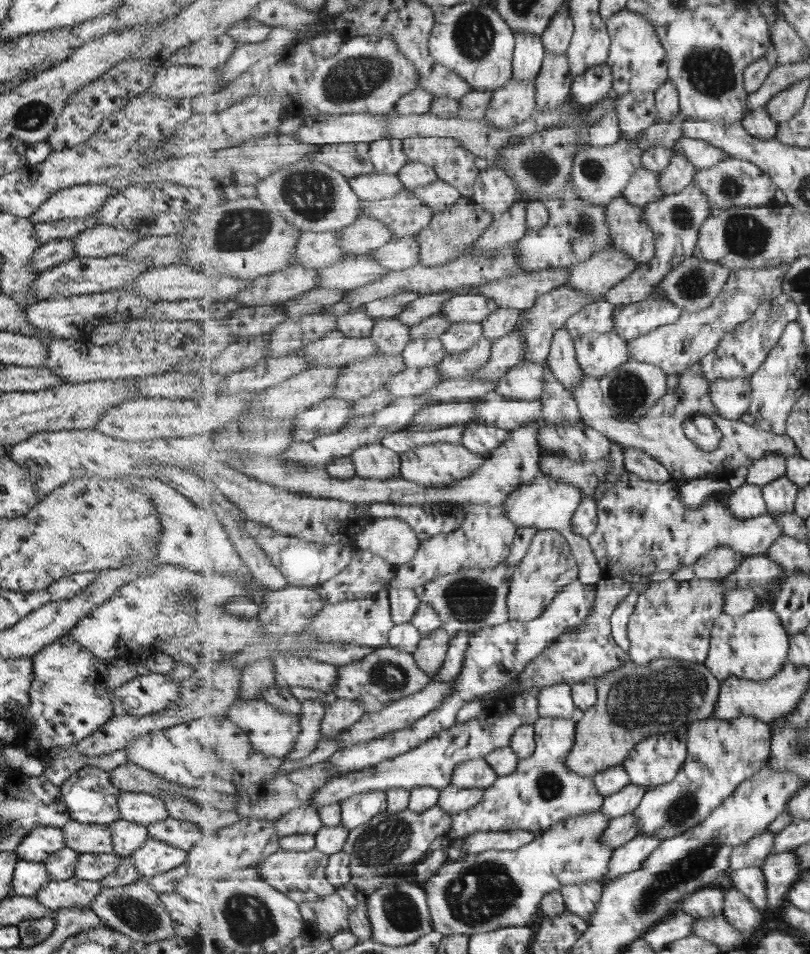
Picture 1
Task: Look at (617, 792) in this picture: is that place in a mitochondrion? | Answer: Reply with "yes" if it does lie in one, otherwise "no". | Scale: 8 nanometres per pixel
no

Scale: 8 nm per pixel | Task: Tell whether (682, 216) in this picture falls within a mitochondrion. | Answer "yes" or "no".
yes

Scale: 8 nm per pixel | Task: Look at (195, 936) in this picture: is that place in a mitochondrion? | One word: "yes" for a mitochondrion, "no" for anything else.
no

